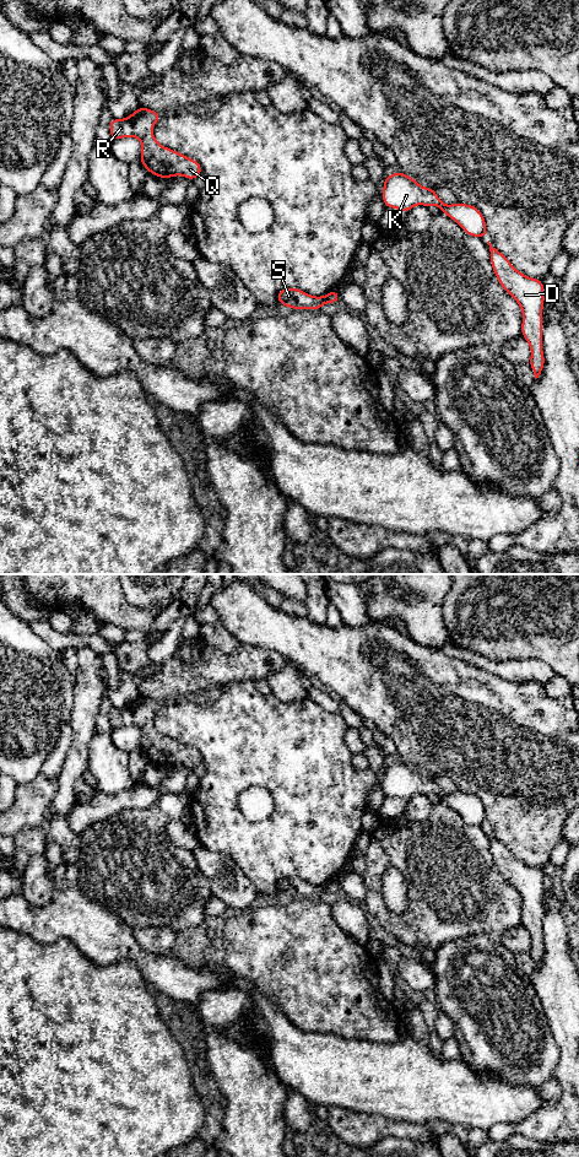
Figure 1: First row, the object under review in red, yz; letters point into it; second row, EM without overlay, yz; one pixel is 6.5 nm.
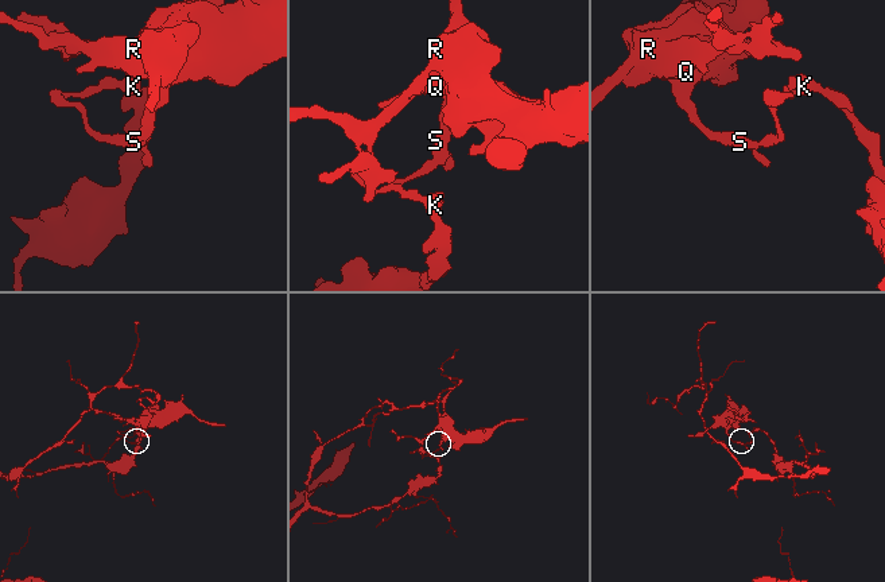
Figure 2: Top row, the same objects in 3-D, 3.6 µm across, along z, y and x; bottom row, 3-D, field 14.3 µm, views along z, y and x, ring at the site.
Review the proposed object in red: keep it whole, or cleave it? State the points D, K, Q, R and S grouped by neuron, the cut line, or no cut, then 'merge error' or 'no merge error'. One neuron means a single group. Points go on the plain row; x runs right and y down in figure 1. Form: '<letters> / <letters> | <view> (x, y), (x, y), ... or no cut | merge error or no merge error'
D K / Q R S | yz (323, 885), (326, 891) | merge error

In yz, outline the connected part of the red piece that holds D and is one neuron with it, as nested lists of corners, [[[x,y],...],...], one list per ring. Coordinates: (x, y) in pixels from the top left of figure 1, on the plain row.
[[[488,829],[491,854],[498,871],[520,894],[523,901],[521,924],[531,939],[530,956],[535,968],[545,956],[542,940],[542,897],[545,893],[545,874],[541,867],[531,867],[518,860],[512,851]]]

